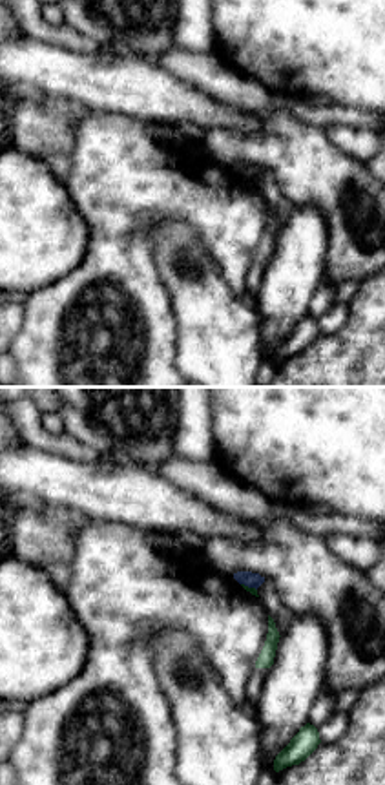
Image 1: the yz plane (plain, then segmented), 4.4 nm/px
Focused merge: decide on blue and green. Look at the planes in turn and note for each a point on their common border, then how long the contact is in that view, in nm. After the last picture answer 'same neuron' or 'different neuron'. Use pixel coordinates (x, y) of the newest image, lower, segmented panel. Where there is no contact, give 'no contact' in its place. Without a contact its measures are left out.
(249, 586) | 80 nm

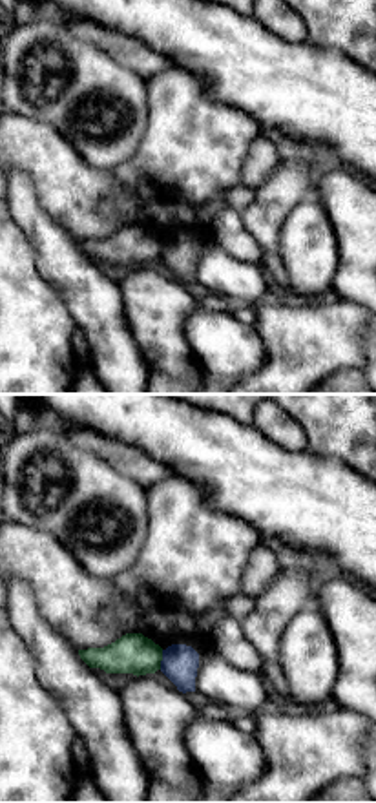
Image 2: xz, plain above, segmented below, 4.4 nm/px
(163, 659) | 90 nm

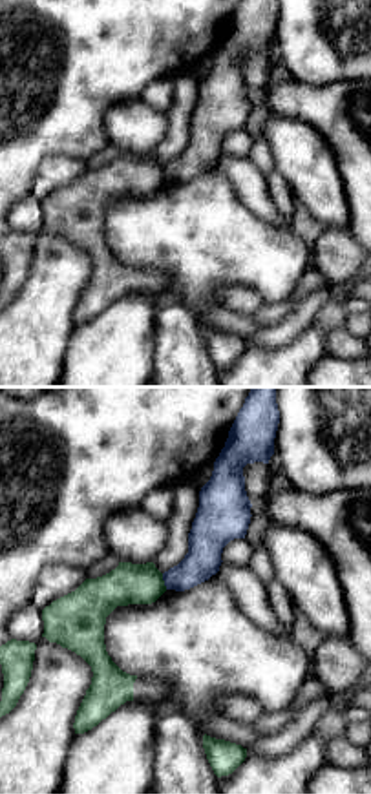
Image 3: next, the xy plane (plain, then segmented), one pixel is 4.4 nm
(163, 579) | 80 nm

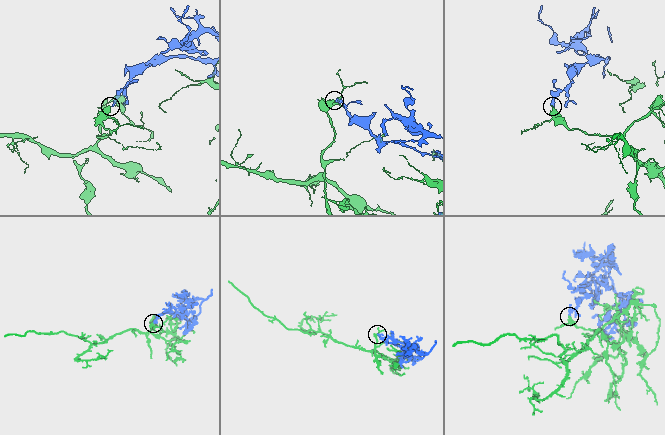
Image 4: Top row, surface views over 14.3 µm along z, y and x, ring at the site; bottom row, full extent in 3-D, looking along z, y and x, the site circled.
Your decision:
different neuron

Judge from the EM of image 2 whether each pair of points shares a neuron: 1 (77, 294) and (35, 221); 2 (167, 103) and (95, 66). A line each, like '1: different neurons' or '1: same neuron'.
1: same neuron
2: different neurons

